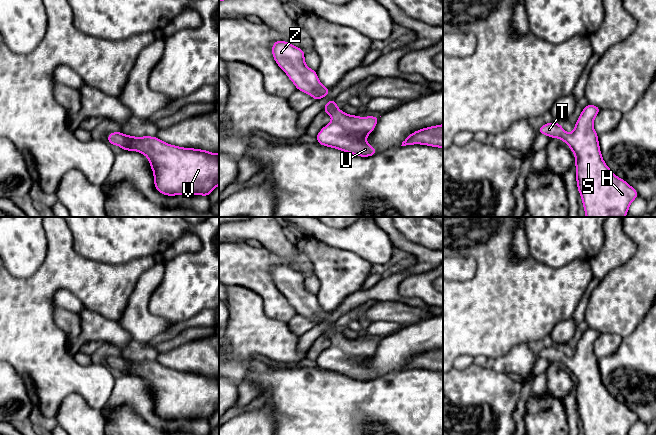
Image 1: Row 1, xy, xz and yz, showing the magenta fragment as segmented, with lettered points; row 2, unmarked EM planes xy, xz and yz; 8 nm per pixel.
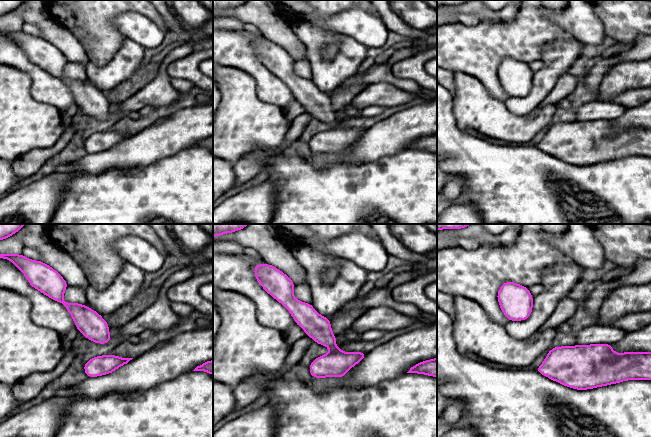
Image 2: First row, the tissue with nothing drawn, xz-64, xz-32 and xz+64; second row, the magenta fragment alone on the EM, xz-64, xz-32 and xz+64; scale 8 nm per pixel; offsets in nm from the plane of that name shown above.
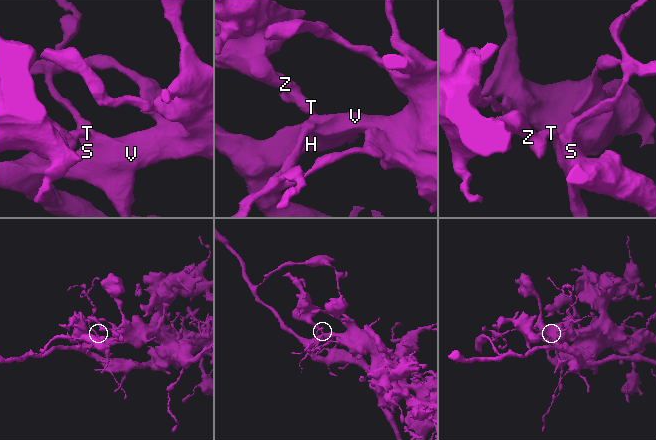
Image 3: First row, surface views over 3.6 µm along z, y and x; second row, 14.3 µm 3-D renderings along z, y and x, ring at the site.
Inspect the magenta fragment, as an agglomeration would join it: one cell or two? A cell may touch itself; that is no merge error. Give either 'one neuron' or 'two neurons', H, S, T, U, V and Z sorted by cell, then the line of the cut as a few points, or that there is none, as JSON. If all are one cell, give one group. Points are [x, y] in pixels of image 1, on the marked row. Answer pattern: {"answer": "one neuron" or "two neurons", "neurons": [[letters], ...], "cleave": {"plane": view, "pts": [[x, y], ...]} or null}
{"answer": "one neuron", "neurons": [["H", "S", "T", "U", "V", "Z"]], "cleave": null}

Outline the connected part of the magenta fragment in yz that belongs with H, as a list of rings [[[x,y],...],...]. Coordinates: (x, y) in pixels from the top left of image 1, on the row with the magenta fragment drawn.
[[[592,104],[583,108],[572,133],[566,133],[557,122],[543,124],[537,133],[563,140],[574,153],[577,188],[586,217],[625,217],[630,204],[638,197],[638,192],[625,180],[617,177],[602,158],[598,134],[593,127],[594,119],[600,110],[600,107]]]

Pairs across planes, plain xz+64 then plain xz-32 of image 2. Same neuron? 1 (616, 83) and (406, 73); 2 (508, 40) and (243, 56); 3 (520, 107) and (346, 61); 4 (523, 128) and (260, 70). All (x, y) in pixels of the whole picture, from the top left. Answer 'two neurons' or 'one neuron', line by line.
1: one neuron
2: one neuron
3: one neuron
4: two neurons

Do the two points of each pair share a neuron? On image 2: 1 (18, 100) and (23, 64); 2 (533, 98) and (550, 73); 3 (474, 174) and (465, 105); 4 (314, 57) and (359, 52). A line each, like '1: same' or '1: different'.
1: different
2: same
3: different
4: same

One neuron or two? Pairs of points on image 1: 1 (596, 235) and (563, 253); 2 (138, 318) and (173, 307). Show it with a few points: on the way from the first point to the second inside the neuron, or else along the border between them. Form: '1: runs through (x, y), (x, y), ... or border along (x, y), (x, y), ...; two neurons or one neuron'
1: runs through (588, 235), (581, 235), (571, 245); one neuron
2: border along (153, 291), (148, 310), (166, 319), (169, 327); two neurons

